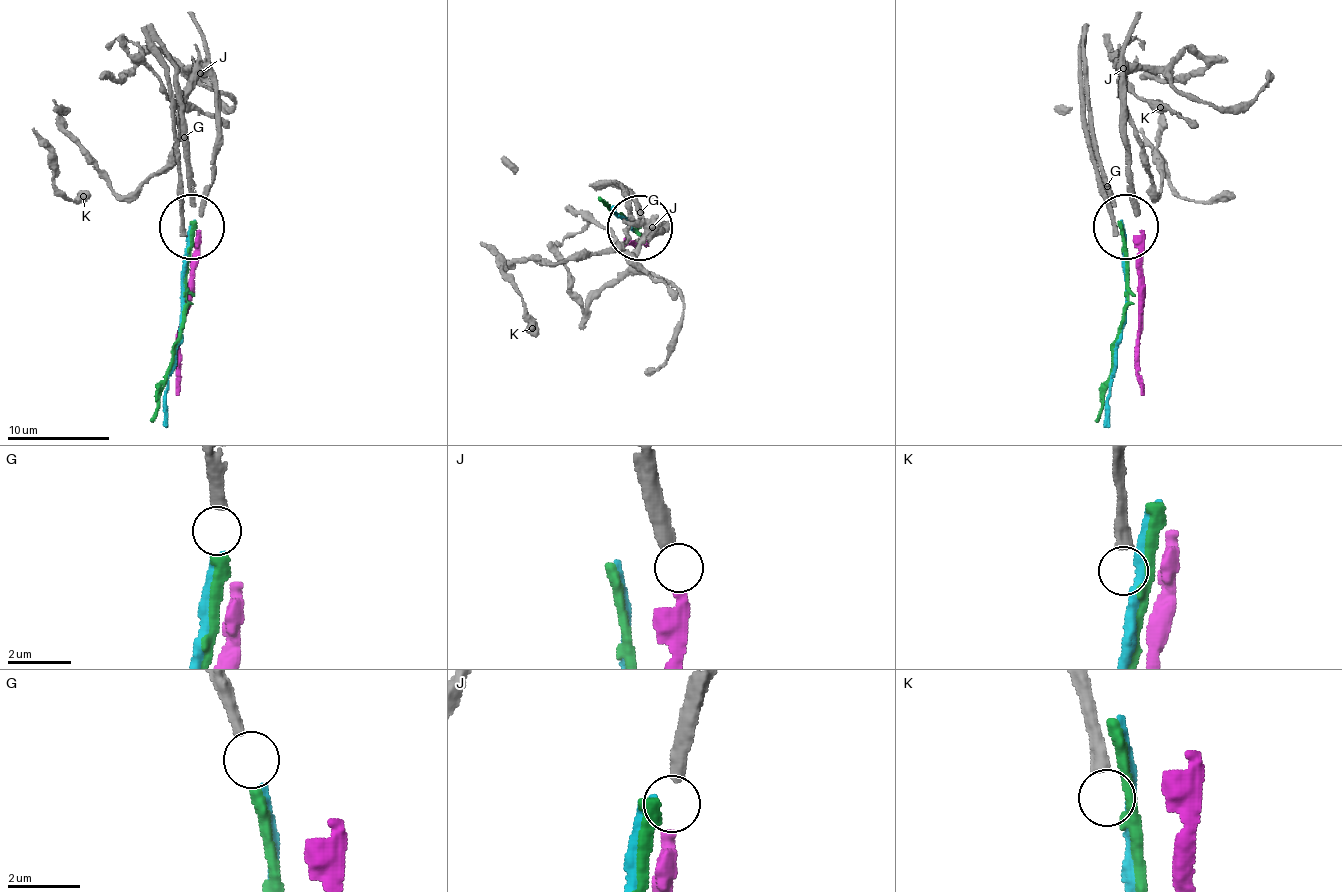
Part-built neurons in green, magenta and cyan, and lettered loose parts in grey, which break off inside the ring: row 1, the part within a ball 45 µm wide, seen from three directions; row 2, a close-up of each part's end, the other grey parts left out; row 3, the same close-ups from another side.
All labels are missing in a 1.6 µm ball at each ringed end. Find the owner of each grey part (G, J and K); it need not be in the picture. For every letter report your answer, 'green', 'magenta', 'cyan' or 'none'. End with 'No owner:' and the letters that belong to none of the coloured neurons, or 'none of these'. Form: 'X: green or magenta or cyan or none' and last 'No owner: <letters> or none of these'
G: green
J: magenta
K: none
No owner: K

